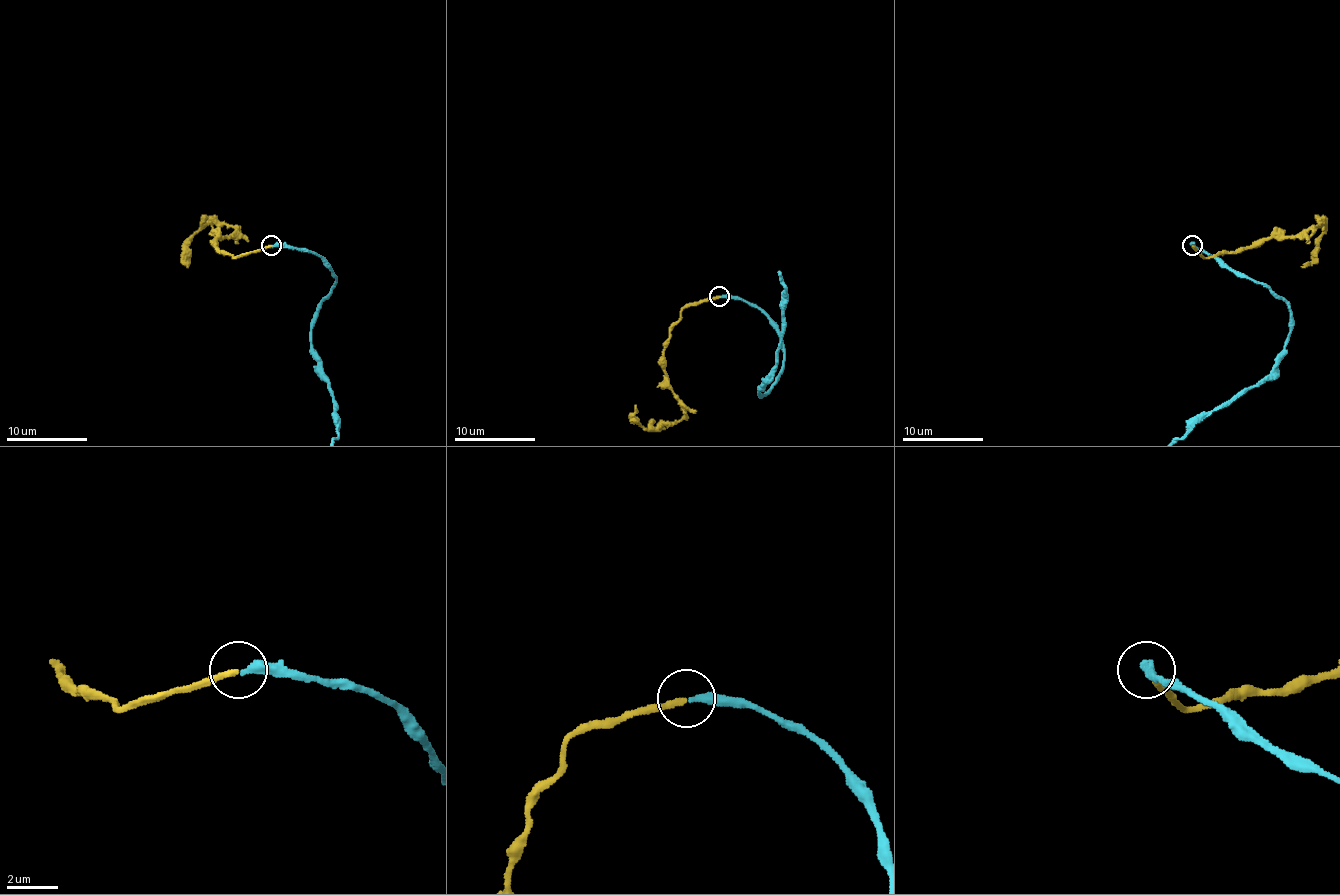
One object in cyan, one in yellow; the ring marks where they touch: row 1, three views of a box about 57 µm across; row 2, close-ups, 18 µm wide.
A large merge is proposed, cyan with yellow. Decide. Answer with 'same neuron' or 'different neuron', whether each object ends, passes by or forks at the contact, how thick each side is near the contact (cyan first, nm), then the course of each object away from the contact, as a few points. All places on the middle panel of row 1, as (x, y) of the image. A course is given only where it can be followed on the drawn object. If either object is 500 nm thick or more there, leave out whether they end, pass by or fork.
same neuron; cyan ends there; yellow ends there; 340 nm thick on the cyan side, 240 nm on the other; yellow runs (720, 296), (687, 304), (669, 332), (663, 364), (683, 412), (679, 420), (645, 428), (633, 416), (635, 404)

